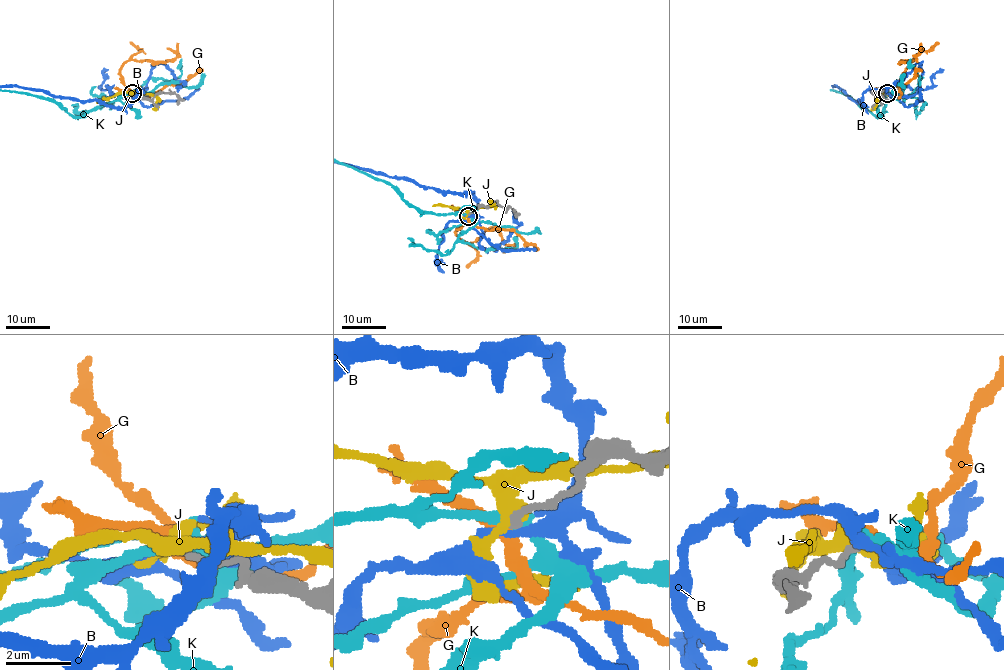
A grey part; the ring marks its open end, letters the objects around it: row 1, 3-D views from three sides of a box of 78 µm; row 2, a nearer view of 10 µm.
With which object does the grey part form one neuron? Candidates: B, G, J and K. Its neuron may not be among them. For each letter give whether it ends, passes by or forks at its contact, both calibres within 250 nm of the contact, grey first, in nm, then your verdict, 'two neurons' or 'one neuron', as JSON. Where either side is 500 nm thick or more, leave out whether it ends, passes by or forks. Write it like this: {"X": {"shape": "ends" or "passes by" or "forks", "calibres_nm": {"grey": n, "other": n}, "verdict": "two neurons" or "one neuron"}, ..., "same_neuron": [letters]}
{"B": {"shape": "passes by", "calibres_nm": {"grey": 240, "other": 240}, "verdict": "two neurons"}, "G": {"shape": "passes by", "calibres_nm": {"grey": 240, "other": 380}, "verdict": "one neuron"}, "J": {"shape": "passes by", "calibres_nm": {"grey": 240, "other": 420}, "verdict": "two neurons"}, "K": {"shape": "passes by", "calibres_nm": {"grey": 240, "other": 360}, "verdict": "two neurons"}, "same_neuron": ["G"]}

